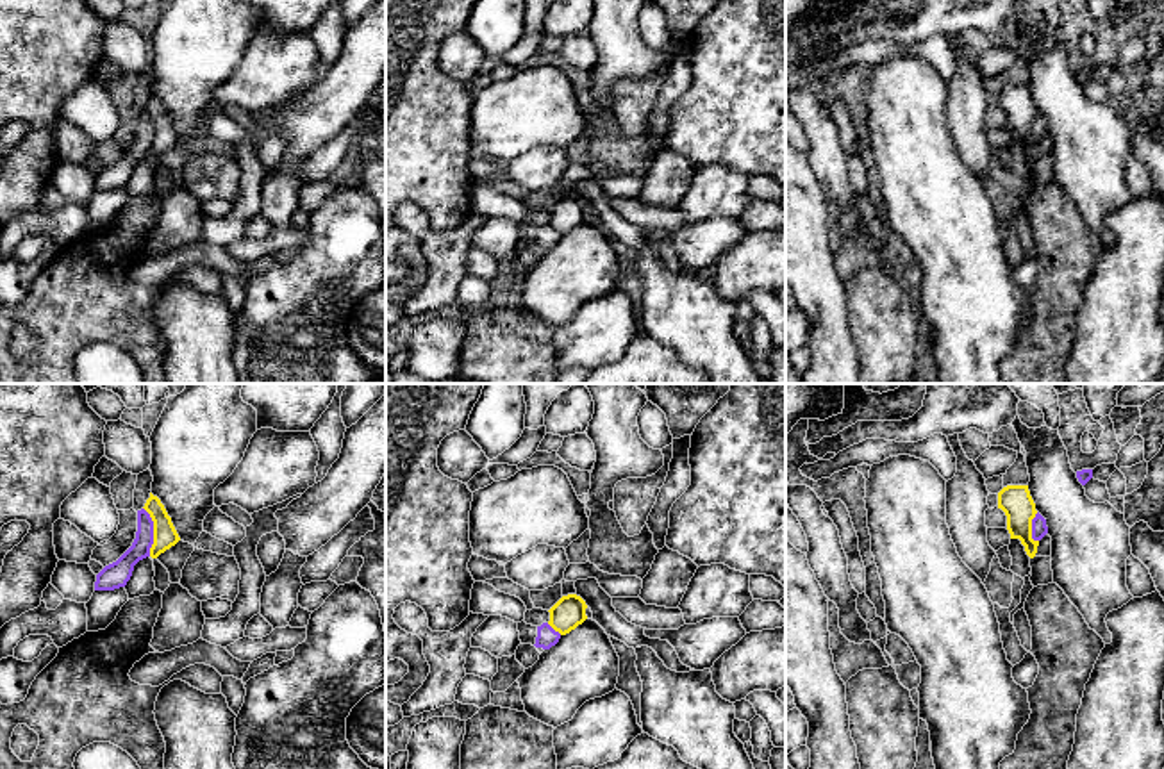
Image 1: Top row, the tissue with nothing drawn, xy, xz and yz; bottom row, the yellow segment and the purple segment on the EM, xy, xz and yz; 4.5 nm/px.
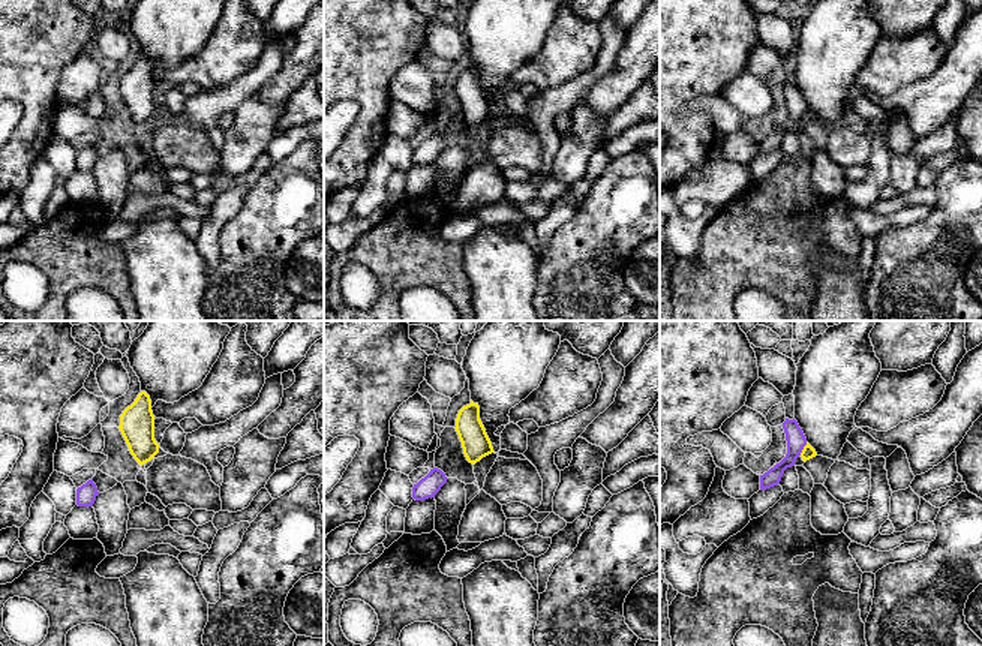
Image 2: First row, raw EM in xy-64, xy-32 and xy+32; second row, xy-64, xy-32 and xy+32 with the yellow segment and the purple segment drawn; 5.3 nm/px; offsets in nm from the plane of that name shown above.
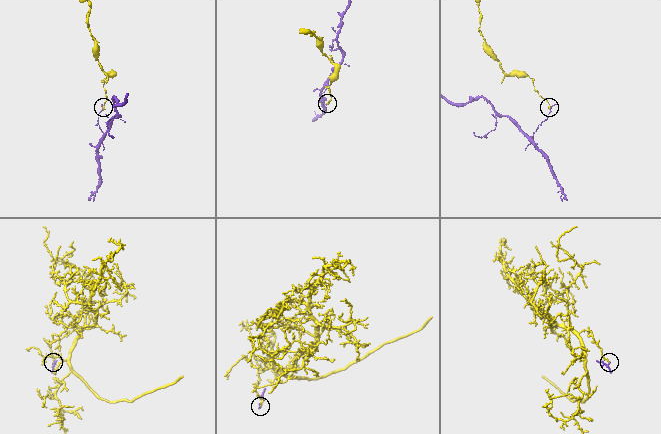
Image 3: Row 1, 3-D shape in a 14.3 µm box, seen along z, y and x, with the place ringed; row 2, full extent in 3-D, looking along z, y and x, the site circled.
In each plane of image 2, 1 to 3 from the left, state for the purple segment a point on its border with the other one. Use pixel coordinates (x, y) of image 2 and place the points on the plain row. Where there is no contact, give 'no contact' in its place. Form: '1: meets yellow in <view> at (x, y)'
1: no contact
2: no contact
3: meets yellow in xy+32 at (804, 113)

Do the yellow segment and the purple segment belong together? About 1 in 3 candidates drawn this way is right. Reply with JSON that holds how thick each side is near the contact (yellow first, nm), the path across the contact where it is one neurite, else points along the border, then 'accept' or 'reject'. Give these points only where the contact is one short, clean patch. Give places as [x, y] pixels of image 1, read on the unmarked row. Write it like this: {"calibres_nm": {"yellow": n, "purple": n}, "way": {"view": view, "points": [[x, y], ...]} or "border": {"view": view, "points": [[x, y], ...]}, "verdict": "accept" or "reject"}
{"calibres_nm": {"yellow": 110, "purple": 110}, "border": {"view": "xy", "points": [[143, 107], [152, 122], [150, 156]]}, "verdict": "reject"}

